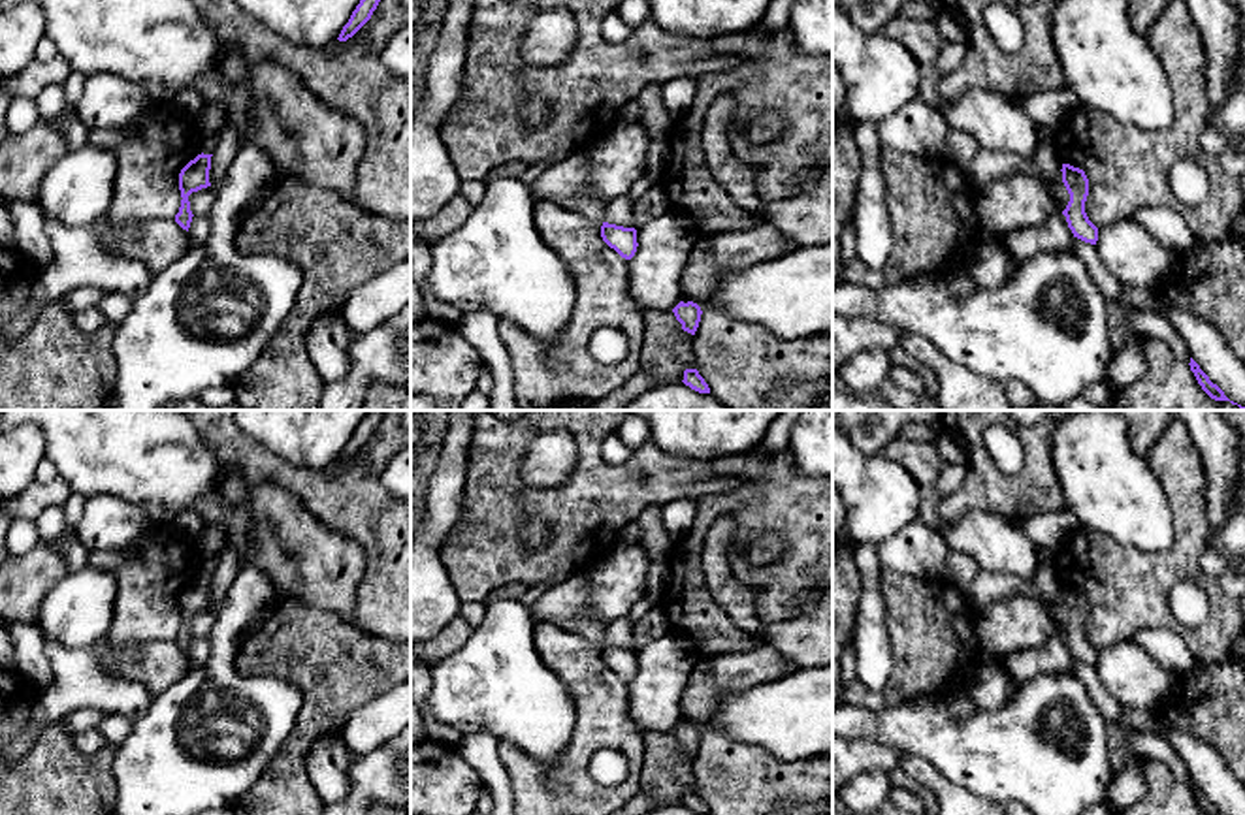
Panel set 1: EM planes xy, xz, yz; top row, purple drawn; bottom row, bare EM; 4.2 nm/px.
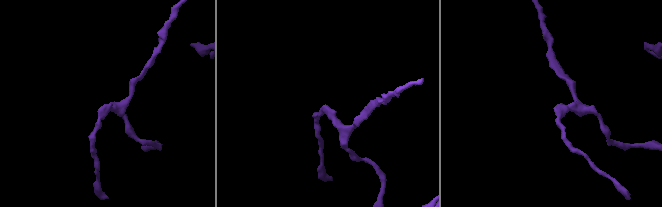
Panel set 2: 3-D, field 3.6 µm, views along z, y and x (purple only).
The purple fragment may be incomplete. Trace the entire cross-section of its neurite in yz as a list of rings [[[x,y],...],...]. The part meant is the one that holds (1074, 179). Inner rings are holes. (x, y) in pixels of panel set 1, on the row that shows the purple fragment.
[[[1062,164],[1062,183],[1070,194],[1070,201],[1062,215],[1066,216],[1068,228],[1074,237],[1096,245],[1098,228],[1089,220],[1085,213],[1085,201],[1089,196],[1089,179],[1083,169],[1070,164]]]

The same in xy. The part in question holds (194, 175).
[[[203,152],[198,154],[179,173],[179,190],[183,200],[179,213],[175,215],[175,222],[186,232],[194,216],[190,211],[188,196],[192,192],[211,186],[209,183],[211,156],[213,154],[203,154]]]

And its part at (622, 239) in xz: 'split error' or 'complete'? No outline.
complete

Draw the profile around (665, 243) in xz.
[[[672,209],[637,230],[639,247],[627,260],[637,307],[672,311],[682,301],[680,277],[697,239],[693,220]]]

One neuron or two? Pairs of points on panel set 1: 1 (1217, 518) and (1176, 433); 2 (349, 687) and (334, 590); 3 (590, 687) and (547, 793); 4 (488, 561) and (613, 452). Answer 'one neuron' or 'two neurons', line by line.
1: two neurons
2: two neurons
3: one neuron
4: two neurons

